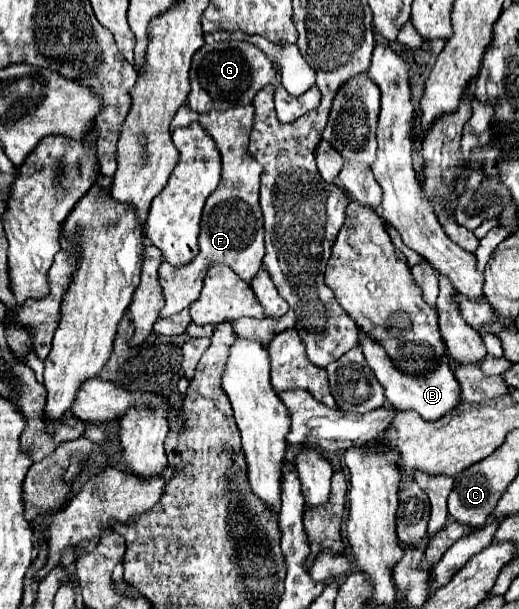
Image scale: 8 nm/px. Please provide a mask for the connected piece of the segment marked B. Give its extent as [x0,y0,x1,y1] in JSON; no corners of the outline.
[360,336,460,420]

